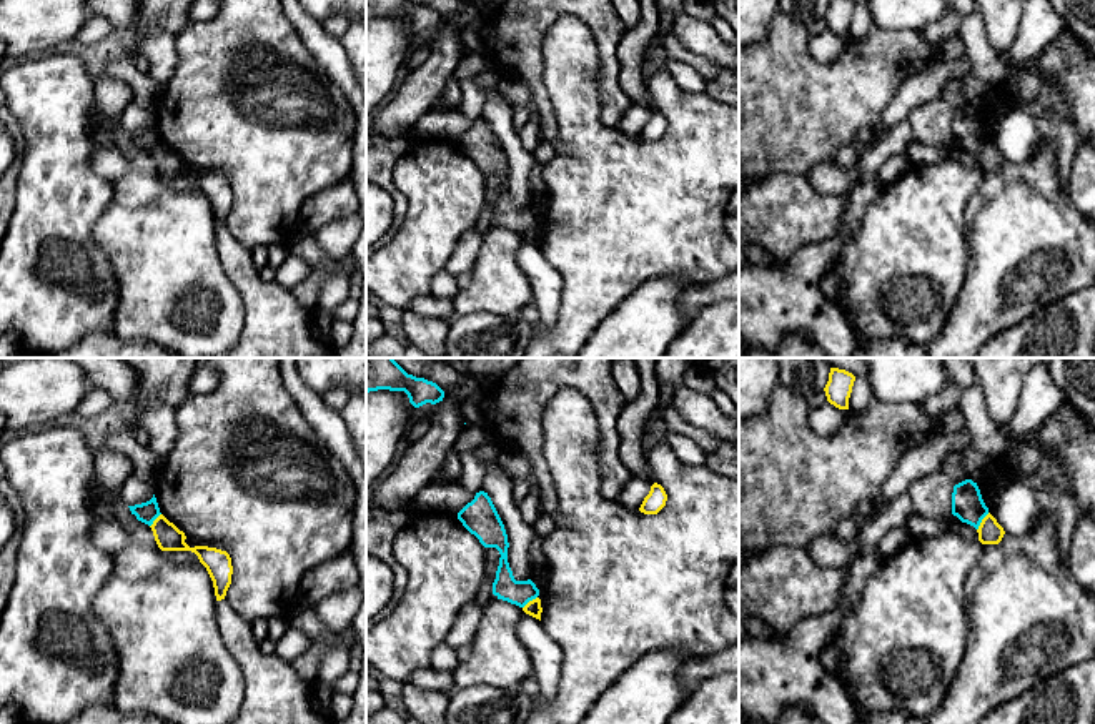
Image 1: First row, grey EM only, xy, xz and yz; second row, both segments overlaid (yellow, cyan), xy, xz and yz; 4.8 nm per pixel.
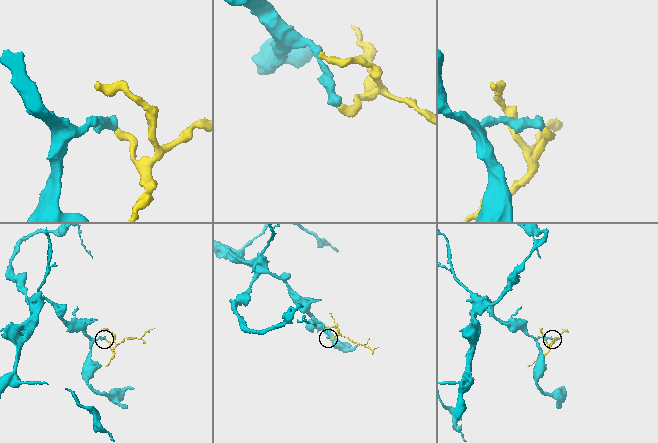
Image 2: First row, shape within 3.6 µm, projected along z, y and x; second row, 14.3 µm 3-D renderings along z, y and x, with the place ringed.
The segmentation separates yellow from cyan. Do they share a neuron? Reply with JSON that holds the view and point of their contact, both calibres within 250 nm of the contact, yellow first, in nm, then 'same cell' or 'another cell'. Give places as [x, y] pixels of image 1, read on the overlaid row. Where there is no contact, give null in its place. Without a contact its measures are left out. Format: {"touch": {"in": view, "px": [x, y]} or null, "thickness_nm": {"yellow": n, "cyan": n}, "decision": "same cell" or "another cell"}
{"touch": {"in": "yz", "px": [982, 521]}, "thickness_nm": {"yellow": 110, "cyan": 160}, "decision": "another cell"}

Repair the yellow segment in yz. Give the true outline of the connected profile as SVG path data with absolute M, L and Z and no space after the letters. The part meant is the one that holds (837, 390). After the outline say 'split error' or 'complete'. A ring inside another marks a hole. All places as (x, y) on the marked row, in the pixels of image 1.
M830 368L829 381L824 388L827 401L839 409L849 409L855 376L845 369Z; complete

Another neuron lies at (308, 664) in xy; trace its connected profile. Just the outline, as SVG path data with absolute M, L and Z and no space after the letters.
M311 639L310 649L296 661L293 661L291 667L311 686L318 681L320 662L331 646L331 641Z

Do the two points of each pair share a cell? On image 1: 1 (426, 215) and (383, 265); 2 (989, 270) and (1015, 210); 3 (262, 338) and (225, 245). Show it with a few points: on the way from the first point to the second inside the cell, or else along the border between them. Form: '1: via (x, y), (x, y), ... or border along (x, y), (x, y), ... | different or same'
1: via (421, 227), (395, 253) | same
2: via (1004, 255), (1015, 243), (1015, 225) | same
3: via (262, 315), (262, 298), (250, 287), (240, 268) | same

